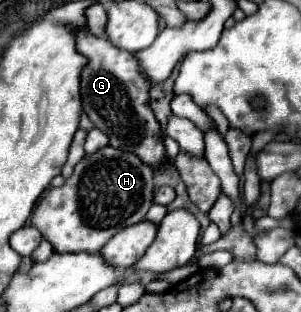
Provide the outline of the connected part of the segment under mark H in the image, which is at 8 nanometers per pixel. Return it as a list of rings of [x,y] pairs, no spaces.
[[[103,147],[93,155],[85,155],[73,169],[73,175],[65,181],[63,187],[51,187],[47,189],[41,199],[37,201],[33,215],[31,215],[31,225],[37,227],[47,239],[57,253],[99,253],[101,247],[121,229],[127,225],[135,225],[135,221],[143,221],[145,213],[149,211],[153,203],[153,169],[145,165],[137,155],[125,153],[113,147]]]

